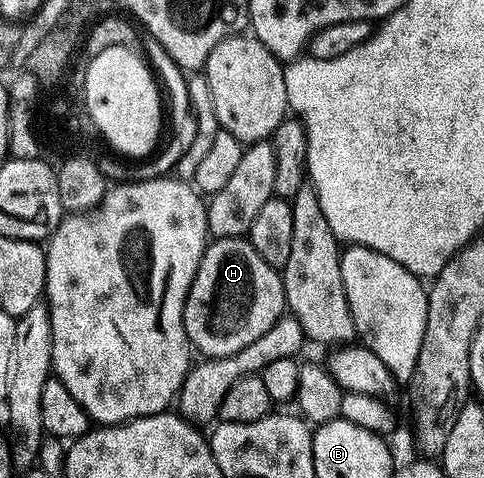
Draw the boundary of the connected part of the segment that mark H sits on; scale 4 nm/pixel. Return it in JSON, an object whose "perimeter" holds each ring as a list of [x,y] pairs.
{"perimeter":[[[237,236],[207,243],[206,252],[200,258],[200,266],[186,295],[182,321],[191,349],[195,353],[203,352],[203,357],[217,358],[236,354],[244,350],[244,346],[256,342],[260,334],[265,334],[267,330],[272,330],[272,326],[276,326],[286,311],[286,295],[279,269],[270,268],[264,258],[257,256],[249,239]]]}

